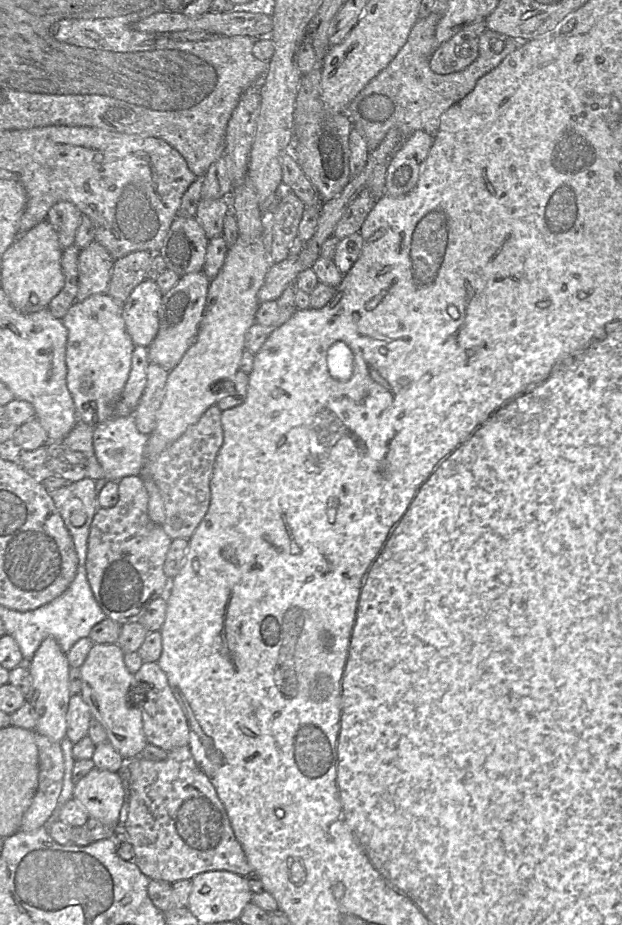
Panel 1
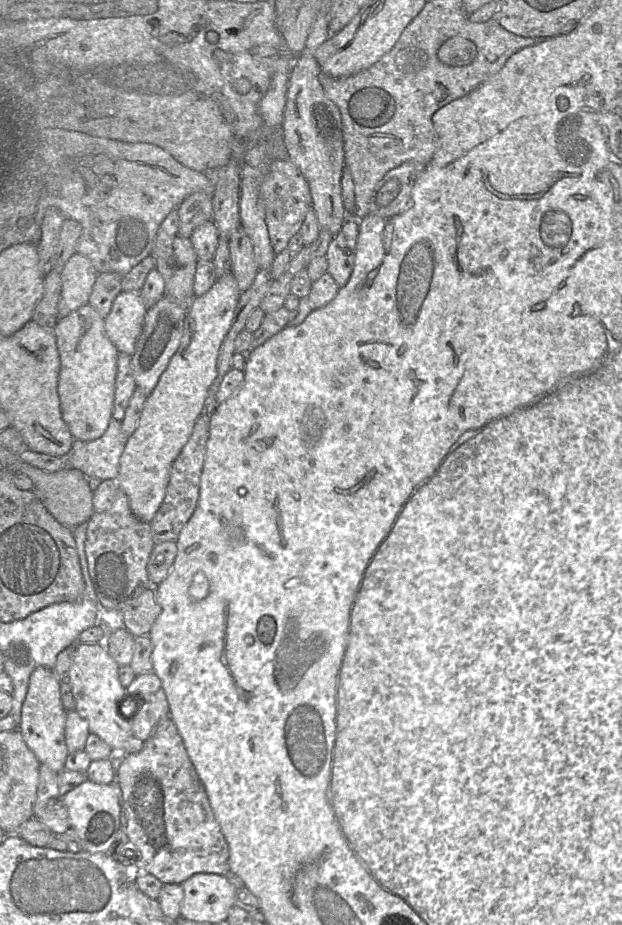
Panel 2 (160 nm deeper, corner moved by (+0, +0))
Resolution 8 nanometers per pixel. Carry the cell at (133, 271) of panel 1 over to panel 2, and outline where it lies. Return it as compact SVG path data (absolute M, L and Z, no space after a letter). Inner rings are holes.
M115 272L98 275L89 298L89 304L101 317L105 318L109 314L115 298L122 292L123 276Z

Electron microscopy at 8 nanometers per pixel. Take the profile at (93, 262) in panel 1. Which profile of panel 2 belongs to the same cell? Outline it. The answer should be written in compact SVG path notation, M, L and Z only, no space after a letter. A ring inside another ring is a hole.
M75 253L61 271L62 291L58 303L58 318L89 303L98 273L91 261L84 255Z

